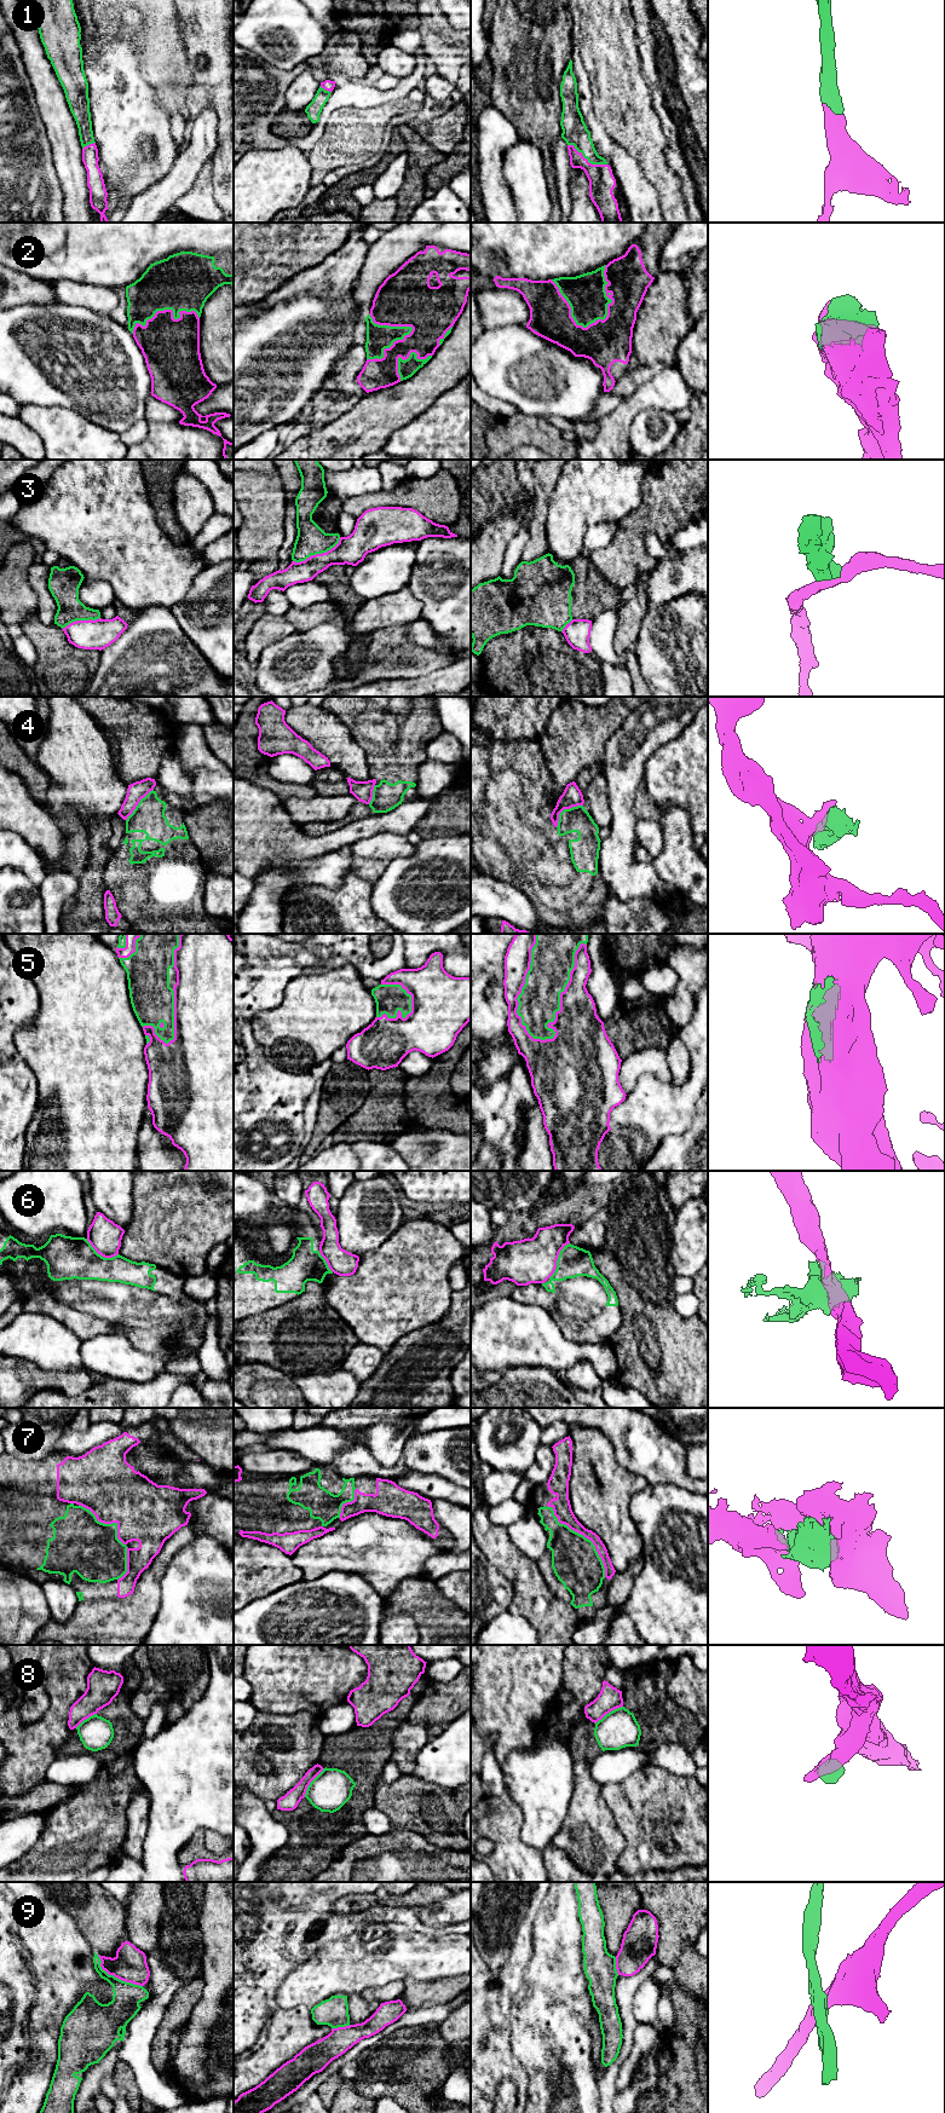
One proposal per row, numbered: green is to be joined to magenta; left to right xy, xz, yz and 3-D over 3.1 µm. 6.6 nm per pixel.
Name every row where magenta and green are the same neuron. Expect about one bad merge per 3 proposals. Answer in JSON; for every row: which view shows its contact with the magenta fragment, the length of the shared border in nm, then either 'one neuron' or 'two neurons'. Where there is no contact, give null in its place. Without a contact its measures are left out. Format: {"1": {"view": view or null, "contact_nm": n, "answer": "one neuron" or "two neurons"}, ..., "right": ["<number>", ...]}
{"1": {"view": "yz", "contact_nm": 300, "answer": "one neuron"}, "2": {"view": "yz", "contact_nm": 460, "answer": "one neuron"}, "3": {"view": "xz", "contact_nm": 360, "answer": "two neurons"}, "4": {"view": "yz", "contact_nm": 240, "answer": "two neurons"}, "5": {"view": "yz", "contact_nm": 700, "answer": "one neuron"}, "6": {"view": "yz", "contact_nm": 280, "answer": "two neurons"}, "7": {"view": "yz", "contact_nm": 600, "answer": "one neuron"}, "8": {"view": "xz", "contact_nm": 240, "answer": "two neurons"}, "9": {"view": "xy", "contact_nm": 360, "answer": "two neurons"}, "right": ["1", "2", "5", "7"]}

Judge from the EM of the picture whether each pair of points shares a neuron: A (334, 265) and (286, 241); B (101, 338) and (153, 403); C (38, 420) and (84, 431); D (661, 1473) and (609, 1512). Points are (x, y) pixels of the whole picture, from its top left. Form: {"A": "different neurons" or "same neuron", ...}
{"A": "different neurons", "B": "different neurons", "C": "same neuron", "D": "different neurons"}

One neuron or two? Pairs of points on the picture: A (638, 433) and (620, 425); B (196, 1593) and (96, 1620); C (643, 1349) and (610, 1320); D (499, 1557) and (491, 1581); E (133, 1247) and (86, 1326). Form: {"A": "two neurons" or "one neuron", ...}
{"A": "two neurons", "B": "two neurons", "C": "two neurons", "D": "two neurons", "E": "two neurons"}

